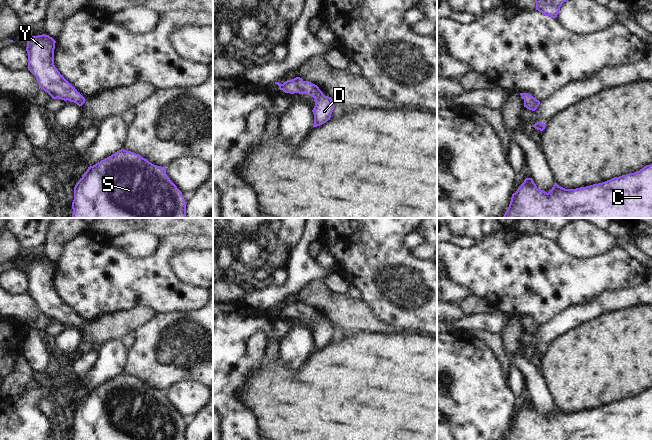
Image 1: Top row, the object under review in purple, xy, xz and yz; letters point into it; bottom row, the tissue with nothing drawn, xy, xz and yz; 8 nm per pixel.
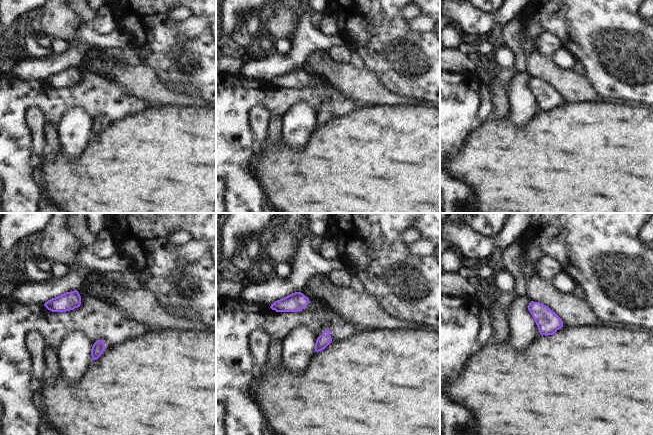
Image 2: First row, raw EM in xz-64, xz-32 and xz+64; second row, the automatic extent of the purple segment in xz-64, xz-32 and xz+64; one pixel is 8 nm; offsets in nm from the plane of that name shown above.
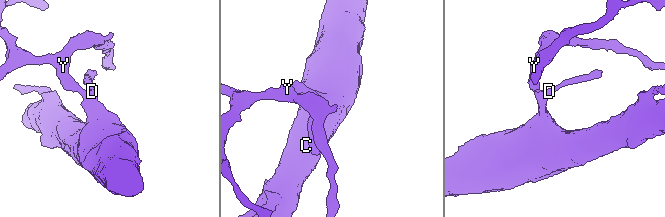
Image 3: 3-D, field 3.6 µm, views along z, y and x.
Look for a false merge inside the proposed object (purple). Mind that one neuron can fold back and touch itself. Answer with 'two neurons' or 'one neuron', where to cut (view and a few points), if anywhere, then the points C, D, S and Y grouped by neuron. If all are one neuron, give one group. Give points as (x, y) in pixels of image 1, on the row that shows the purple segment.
one neuron | no cut | C D S Y

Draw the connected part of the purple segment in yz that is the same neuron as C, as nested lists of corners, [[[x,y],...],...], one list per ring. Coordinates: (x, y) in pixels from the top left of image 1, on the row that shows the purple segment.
[[[652,164],[602,183],[565,189],[554,183],[547,193],[526,178],[512,194],[502,218],[652,218]]]

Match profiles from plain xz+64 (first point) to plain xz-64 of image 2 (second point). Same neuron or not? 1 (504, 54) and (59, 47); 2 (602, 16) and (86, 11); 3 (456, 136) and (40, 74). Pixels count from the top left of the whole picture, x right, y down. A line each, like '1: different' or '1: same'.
1: same
2: different
3: different

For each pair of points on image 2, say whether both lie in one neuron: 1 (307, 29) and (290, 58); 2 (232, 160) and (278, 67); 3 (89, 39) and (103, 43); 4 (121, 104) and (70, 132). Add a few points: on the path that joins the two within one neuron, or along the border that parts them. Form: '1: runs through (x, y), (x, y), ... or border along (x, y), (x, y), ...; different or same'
1: runs through (307, 36), (306, 41), (297, 51); same
2: border along (246, 78), (263, 79), (269, 83); different
3: runs through (92, 39), (100, 41); same
4: border along (71, 109), (82, 108), (92, 120); different

